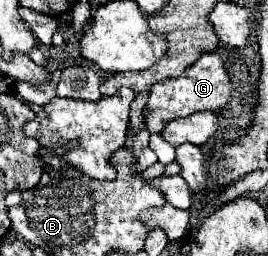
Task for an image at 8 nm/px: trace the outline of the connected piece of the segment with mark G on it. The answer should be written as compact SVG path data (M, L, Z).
M204 52L190 68L184 70L182 76L170 78L168 82L158 82L150 90L148 98L148 118L146 118L146 128L150 134L162 134L166 124L174 118L180 116L190 116L198 110L212 110L218 112L224 108L224 104L230 100L230 78L228 72L220 60L218 54L214 52Z

